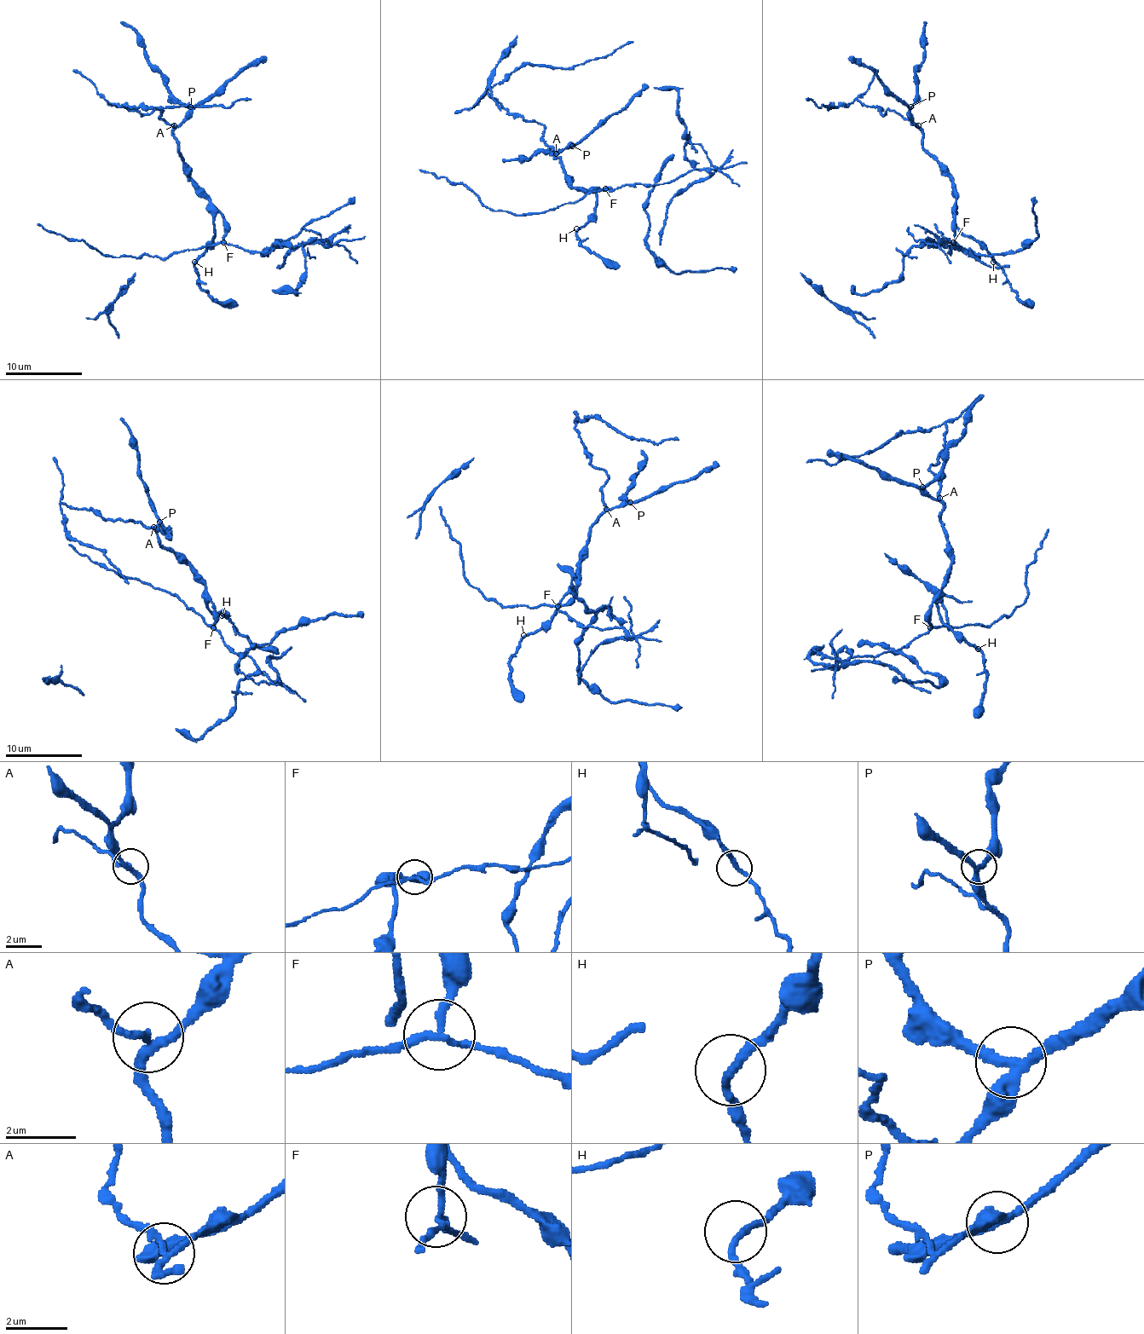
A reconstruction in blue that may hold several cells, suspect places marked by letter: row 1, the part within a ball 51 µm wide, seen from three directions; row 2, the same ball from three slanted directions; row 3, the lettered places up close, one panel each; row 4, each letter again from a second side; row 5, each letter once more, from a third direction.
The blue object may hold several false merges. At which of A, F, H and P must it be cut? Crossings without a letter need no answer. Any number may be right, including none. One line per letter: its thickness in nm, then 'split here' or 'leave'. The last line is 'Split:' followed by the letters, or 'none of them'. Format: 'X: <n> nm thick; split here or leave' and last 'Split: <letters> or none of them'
A: 220 nm thick; split here
F: 180 nm thick; split here
H: 240 nm thick; leave
P: 280 nm thick; leave
Split: A, F

